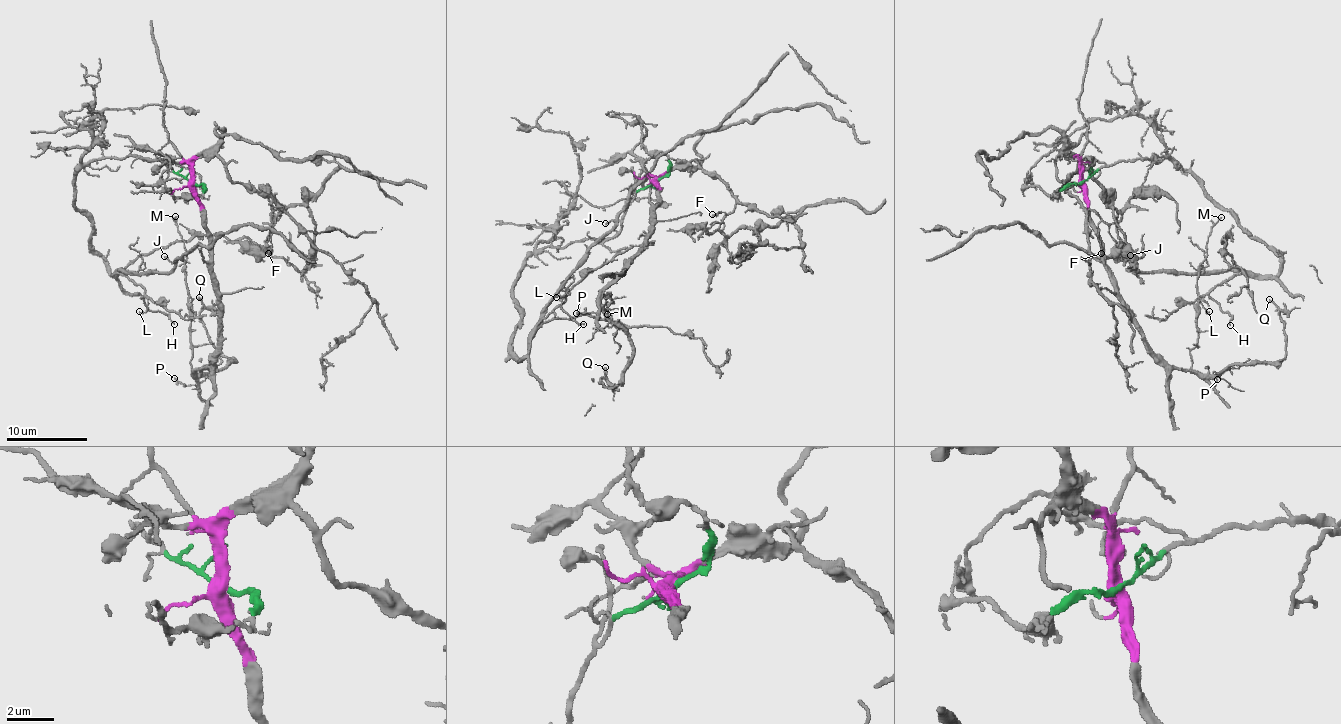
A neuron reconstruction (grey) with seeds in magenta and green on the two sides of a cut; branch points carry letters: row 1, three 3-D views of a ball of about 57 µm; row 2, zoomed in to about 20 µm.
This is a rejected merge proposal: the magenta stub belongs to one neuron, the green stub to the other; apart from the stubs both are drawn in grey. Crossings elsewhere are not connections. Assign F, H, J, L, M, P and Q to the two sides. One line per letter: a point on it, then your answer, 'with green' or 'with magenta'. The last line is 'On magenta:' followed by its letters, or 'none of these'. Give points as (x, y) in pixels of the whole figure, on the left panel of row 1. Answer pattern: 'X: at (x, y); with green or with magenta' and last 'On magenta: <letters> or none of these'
F: at (268, 253); with magenta
H: at (174, 324); with green
J: at (164, 256); with green
L: at (139, 311); with green
M: at (175, 216); with magenta
P: at (174, 378); with magenta
Q: at (199, 297); with magenta
On magenta: F, M, P, Q

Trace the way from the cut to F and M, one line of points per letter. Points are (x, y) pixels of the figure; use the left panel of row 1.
F: (193, 183), (197, 157), (216, 155), (227, 176), (253, 186), (280, 205), (268, 253)
M: (193, 183), (209, 241), (222, 345), (207, 367), (193, 368), (189, 362), (186, 255), (175, 217)

